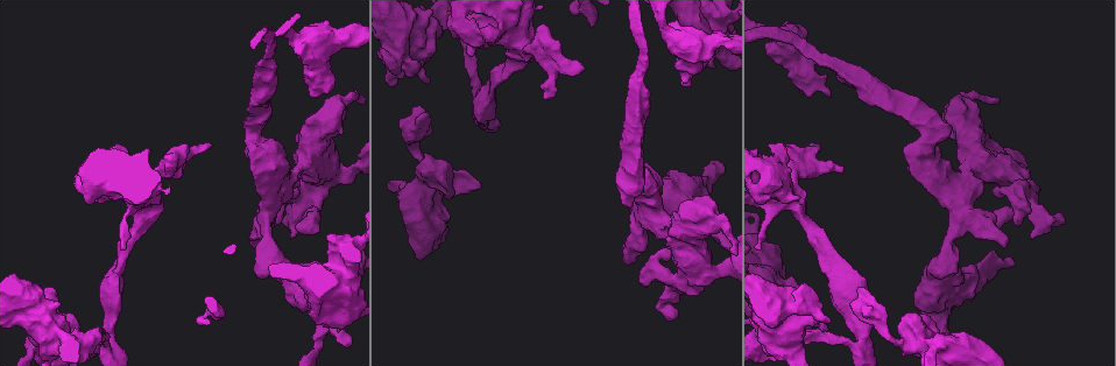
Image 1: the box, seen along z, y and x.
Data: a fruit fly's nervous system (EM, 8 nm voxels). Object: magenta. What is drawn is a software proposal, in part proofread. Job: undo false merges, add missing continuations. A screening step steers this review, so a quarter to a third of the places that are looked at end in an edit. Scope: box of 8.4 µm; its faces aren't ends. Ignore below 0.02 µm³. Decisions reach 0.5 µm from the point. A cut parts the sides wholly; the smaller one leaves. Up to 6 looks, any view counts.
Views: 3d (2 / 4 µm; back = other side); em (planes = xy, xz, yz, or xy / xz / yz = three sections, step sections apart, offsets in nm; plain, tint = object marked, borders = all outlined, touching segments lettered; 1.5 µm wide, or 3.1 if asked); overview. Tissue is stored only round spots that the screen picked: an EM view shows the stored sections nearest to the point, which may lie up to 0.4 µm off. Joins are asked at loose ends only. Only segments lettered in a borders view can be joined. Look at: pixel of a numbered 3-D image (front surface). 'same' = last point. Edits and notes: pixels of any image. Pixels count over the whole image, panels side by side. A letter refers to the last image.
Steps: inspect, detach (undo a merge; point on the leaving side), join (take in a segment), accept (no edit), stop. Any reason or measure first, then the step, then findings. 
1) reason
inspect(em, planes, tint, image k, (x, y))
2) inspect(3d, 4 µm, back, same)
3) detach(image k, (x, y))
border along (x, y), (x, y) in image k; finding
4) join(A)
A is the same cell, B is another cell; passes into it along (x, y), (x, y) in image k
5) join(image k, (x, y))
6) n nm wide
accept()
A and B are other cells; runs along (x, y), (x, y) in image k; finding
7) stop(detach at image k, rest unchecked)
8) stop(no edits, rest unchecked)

sharp bend
inspect(em, xz, step 8, tint, image 1, (666, 301))

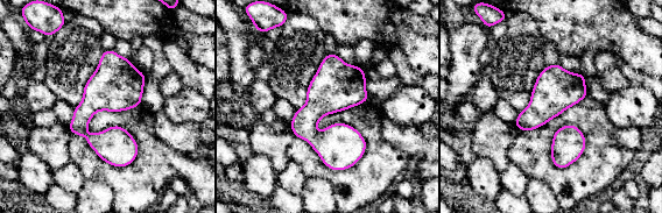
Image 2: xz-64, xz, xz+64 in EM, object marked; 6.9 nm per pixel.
another direction
inspect(em, yz, step 8, tint, same)

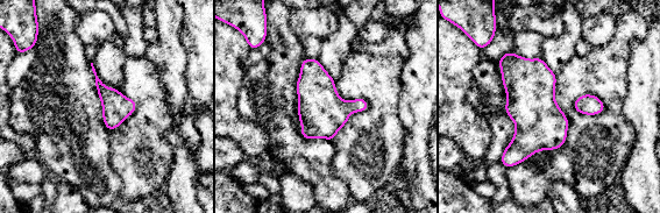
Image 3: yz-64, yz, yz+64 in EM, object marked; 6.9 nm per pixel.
inspect(em, yz, step 8, borders, same)

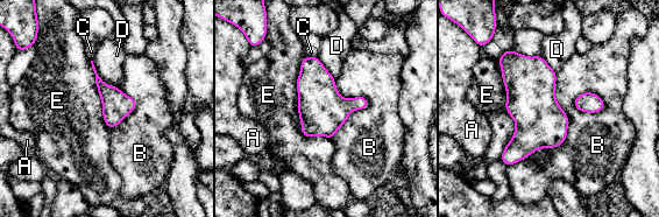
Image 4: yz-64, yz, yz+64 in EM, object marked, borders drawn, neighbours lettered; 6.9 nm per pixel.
320 nm wide; E touches over 600 nm
accept()
A, B, C, D and E are other cells; continuous, no second cell

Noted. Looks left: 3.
branch stops here
inspect(em, planes, borders, image 1, (349, 343))

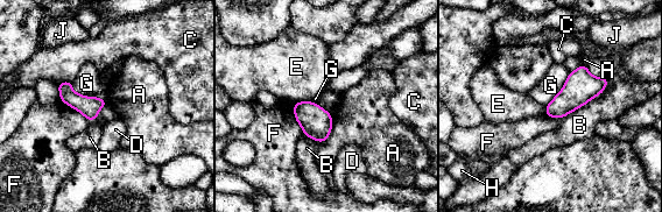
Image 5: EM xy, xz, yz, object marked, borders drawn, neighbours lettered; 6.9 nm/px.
accept()
A, B, C, D, E, F, G, H and J are other cells; border along (332, 114), (331, 133), (321, 143) in image 5; no lettered segment goes on from it

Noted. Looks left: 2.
inspect(em, planes, borders, image 1, (52, 291))

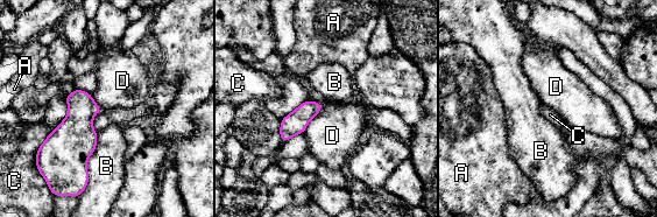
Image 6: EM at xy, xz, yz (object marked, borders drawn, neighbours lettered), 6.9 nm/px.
160 nm wide
accept()
A, B, C and D are other cells; border along (323, 105), (303, 132) in image 6; no lettered segment goes on from it

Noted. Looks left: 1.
stop(no edits, rest unchecked)

